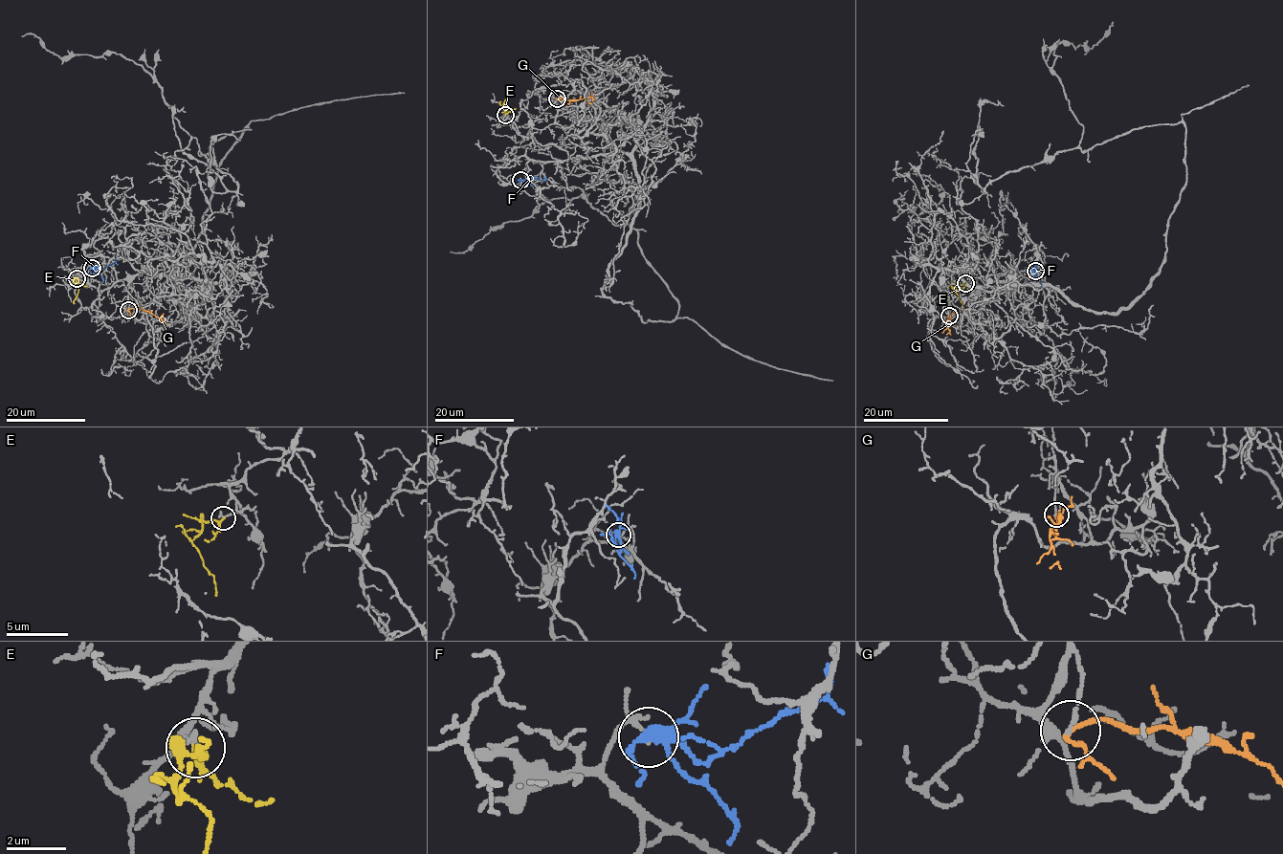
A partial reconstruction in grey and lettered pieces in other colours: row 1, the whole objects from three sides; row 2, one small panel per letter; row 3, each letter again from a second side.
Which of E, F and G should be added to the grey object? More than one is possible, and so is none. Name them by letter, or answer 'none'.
E

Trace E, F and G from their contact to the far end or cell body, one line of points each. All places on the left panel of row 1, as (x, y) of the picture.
E: (77, 279), (75, 283), (78, 292), (75, 304)
F: (91, 268), (100, 271), (115, 258)
G: (128, 310), (147, 310), (160, 318), (164, 327)

